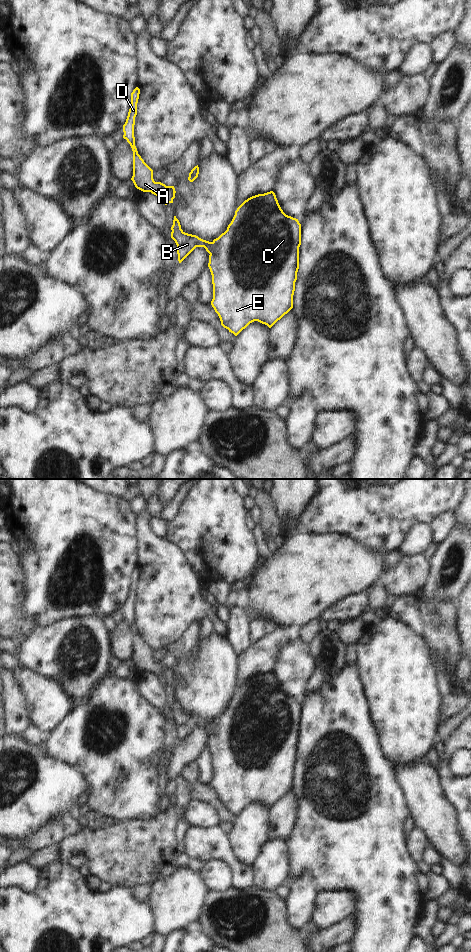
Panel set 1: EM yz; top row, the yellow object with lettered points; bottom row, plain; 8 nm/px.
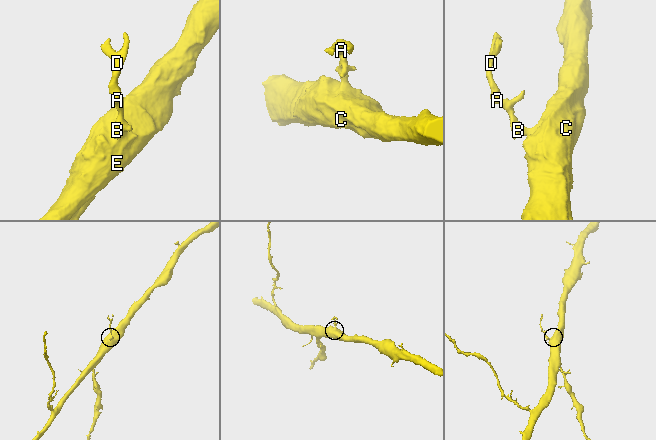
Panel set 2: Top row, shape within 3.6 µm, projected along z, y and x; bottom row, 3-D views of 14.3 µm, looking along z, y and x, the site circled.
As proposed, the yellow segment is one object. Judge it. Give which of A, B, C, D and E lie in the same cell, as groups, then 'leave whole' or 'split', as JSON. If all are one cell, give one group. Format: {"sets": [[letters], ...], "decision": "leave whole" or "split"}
{"sets": [["A", "B", "C", "D", "E"]], "decision": "leave whole"}

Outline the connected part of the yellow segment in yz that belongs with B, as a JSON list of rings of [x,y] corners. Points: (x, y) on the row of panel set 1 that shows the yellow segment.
[[[273,191],[245,200],[235,211],[227,230],[212,242],[185,233],[176,216],[171,230],[179,263],[196,247],[204,247],[210,254],[208,267],[213,284],[211,305],[221,325],[235,336],[254,321],[271,328],[293,308],[301,224],[298,219],[283,212]]]

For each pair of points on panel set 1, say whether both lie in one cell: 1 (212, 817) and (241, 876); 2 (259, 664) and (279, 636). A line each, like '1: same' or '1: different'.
1: different
2: same

